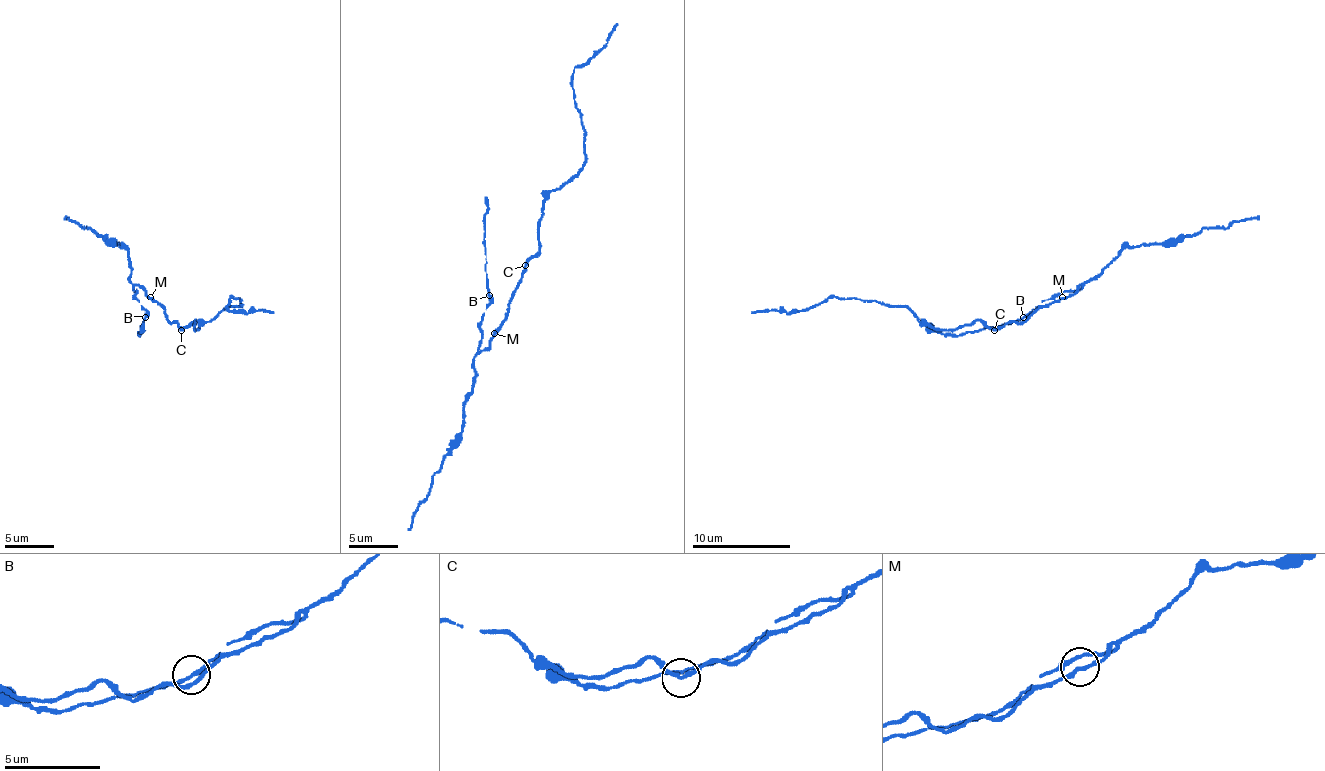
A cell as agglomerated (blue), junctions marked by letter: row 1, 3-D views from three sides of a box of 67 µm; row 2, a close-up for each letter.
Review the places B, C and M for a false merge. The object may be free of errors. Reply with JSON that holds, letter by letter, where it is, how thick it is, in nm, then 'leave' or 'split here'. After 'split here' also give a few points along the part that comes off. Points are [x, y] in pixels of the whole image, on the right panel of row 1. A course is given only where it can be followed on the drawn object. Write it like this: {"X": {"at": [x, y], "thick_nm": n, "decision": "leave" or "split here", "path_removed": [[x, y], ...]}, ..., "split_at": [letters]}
{"B": {"at": [1023, 317], "thick_nm": 240, "decision": "leave"}, "C": {"at": [994, 330], "thick_nm": 200, "decision": "split here", "path_removed": [[994, 331], [979, 321], [932, 328], [905, 306], [853, 297], [752, 313]]}, "M": {"at": [1062, 297], "thick_nm": 200, "decision": "leave"}, "split_at": ["C"]}

